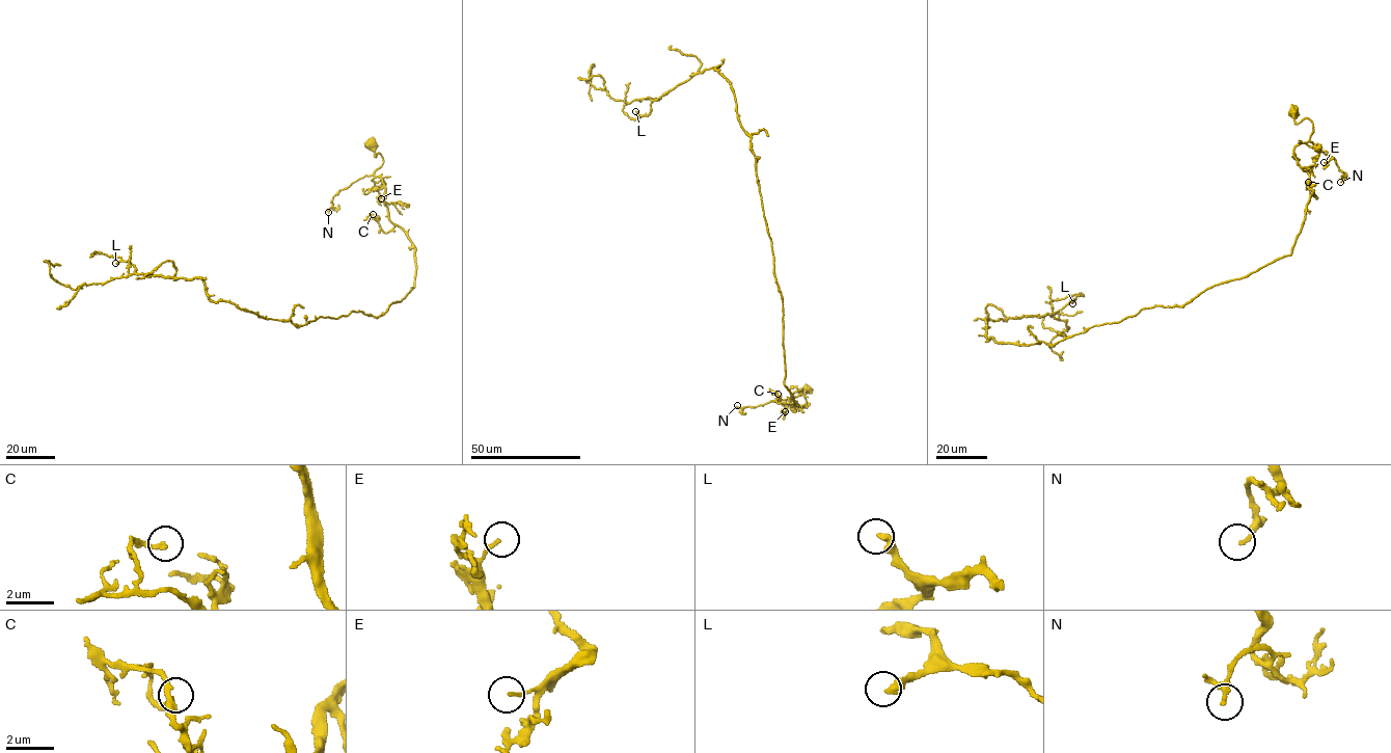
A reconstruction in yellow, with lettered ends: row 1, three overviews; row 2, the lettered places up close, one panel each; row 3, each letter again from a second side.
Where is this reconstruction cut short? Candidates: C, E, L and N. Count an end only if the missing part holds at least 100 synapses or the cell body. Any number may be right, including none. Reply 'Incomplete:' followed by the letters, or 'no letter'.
Incomplete: no letter

